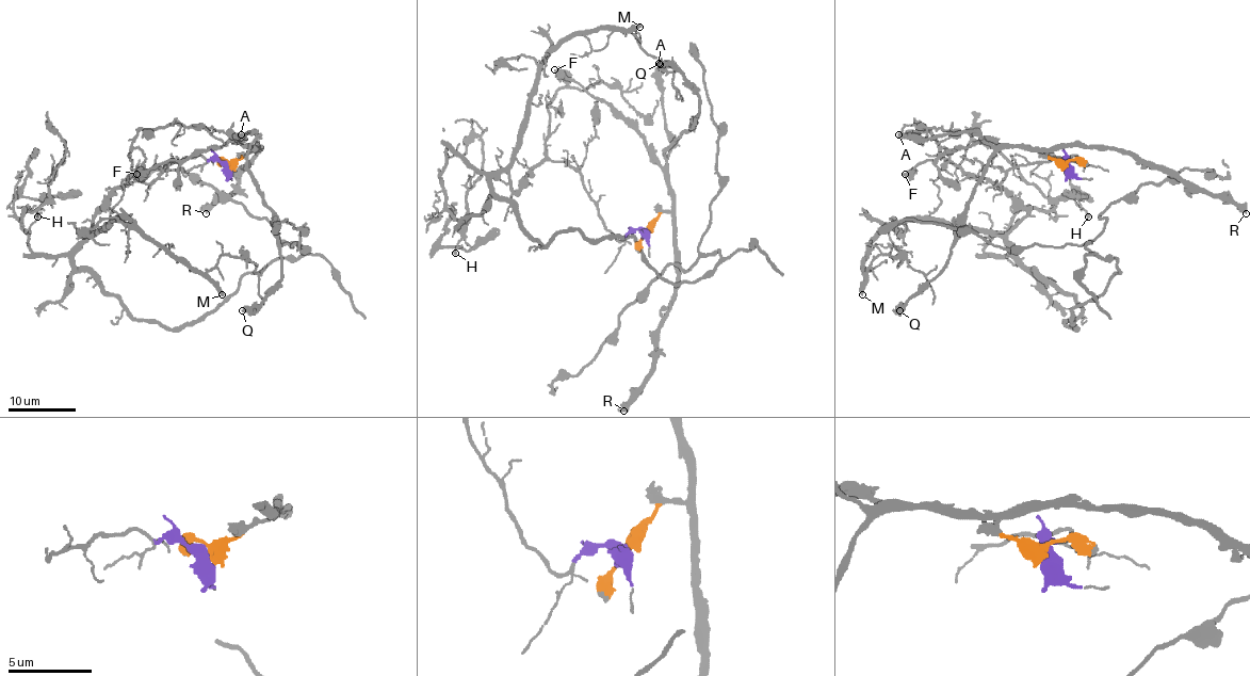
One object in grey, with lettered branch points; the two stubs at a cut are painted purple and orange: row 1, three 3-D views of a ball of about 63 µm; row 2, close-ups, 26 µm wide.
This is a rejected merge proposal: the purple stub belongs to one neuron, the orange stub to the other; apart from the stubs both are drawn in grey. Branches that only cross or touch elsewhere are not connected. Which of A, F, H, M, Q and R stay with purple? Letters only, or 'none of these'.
H, M

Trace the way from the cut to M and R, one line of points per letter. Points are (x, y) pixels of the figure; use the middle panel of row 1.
M: (646, 230), (618, 240), (568, 164), (542, 161), (515, 191), (508, 171), (537, 67), (574, 35), (640, 27)
R: (647, 230), (661, 213), (666, 211), (672, 216), (676, 294), (659, 328), (654, 369), (637, 398), (623, 411)

